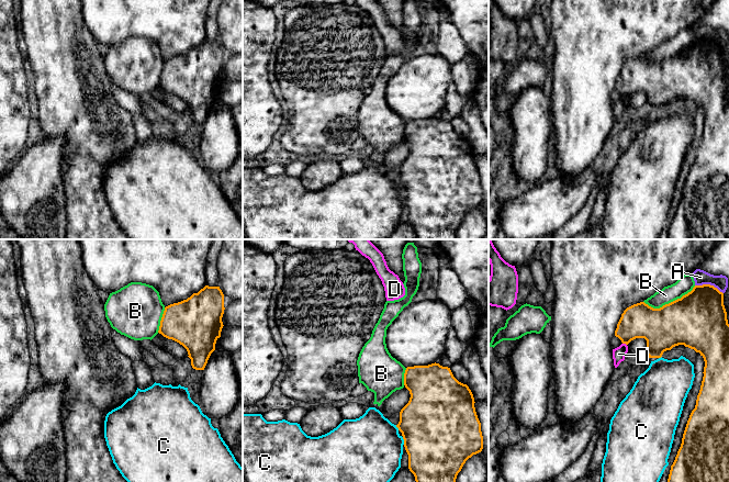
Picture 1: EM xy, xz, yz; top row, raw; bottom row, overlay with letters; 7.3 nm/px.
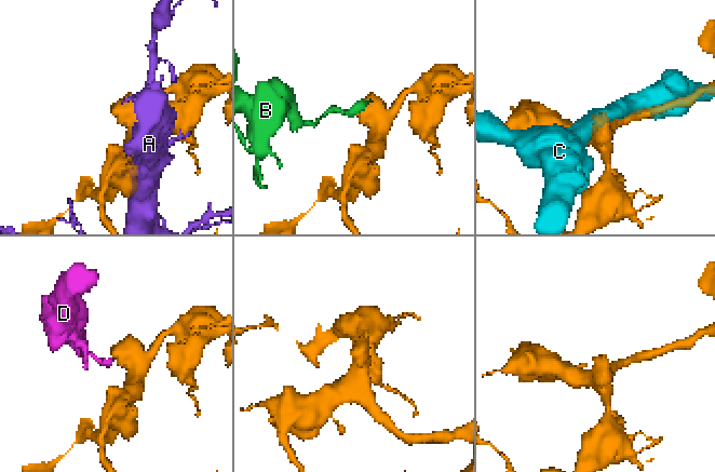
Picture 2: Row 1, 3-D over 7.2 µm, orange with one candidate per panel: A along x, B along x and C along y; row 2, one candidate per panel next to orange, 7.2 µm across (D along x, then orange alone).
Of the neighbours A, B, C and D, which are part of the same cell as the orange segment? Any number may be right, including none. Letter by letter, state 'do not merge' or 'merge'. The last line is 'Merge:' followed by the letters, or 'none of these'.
A: do not merge
B: do not merge
C: do not merge
D: do not merge
Merge: none of these

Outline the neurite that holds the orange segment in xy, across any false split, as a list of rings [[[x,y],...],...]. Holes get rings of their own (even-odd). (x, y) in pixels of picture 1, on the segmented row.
[[[205,285],[187,300],[165,307],[158,333],[187,349],[193,369],[204,370],[211,354],[215,350],[216,340],[221,337],[224,310],[224,294],[220,287]]]

